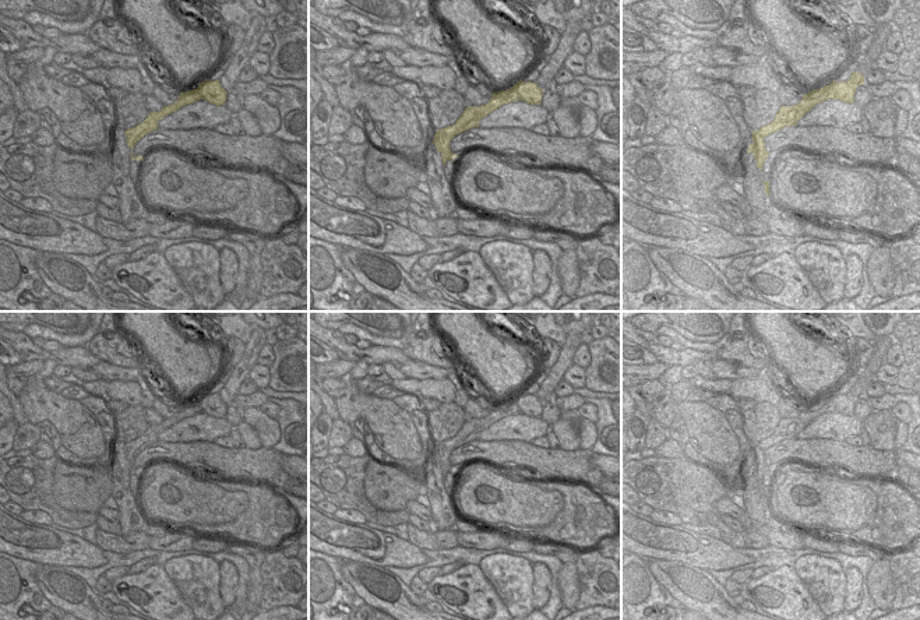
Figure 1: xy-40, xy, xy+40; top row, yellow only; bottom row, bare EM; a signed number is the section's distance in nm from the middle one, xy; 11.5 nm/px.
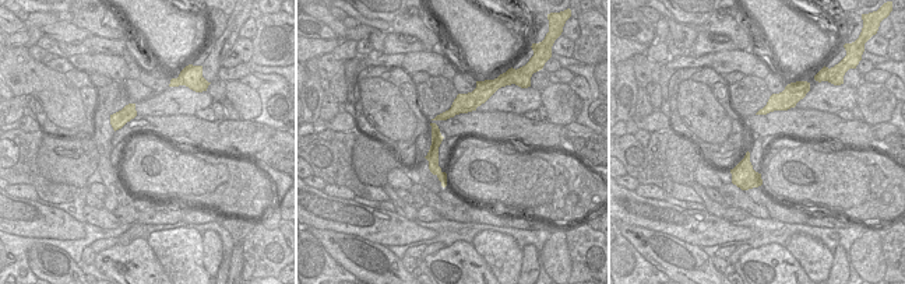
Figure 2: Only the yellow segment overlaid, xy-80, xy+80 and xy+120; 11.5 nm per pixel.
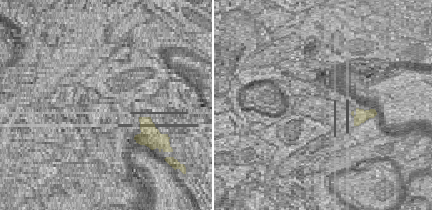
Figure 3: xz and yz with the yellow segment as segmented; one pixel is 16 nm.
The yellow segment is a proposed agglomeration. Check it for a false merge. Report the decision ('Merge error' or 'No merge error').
Merge error

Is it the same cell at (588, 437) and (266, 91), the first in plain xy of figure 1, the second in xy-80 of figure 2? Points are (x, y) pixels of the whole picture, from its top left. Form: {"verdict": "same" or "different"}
{"verdict": "different"}

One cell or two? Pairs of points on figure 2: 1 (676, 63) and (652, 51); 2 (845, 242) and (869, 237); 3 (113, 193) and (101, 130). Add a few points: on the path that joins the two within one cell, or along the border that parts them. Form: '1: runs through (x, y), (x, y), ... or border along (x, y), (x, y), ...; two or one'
1: border along (669, 58), (665, 63); two
2: border along (867, 227), (851, 246), (851, 265), (854, 269); two
3: runs through (112, 178), (104, 165), (104, 146); one

